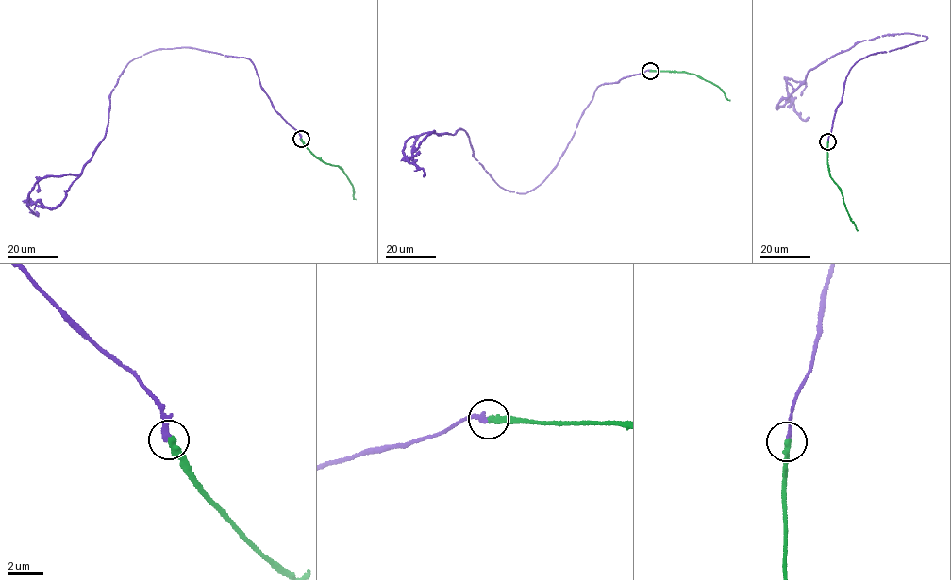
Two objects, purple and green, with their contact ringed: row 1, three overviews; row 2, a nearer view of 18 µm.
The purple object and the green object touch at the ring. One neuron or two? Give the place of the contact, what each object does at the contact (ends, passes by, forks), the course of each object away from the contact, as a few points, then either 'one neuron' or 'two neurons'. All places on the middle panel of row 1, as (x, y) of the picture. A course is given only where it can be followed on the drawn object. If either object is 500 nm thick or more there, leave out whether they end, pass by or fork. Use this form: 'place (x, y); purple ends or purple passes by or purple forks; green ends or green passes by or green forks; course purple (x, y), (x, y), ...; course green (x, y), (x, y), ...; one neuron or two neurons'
place (650, 71); purple ends; green ends; course purple (649, 71), (599, 85), (557, 164), (526, 192), (503, 189), (461, 129), (408, 137), (406, 157), (424, 176); course green (649, 71), (694, 74), (719, 87), (729, 100); one neuron

